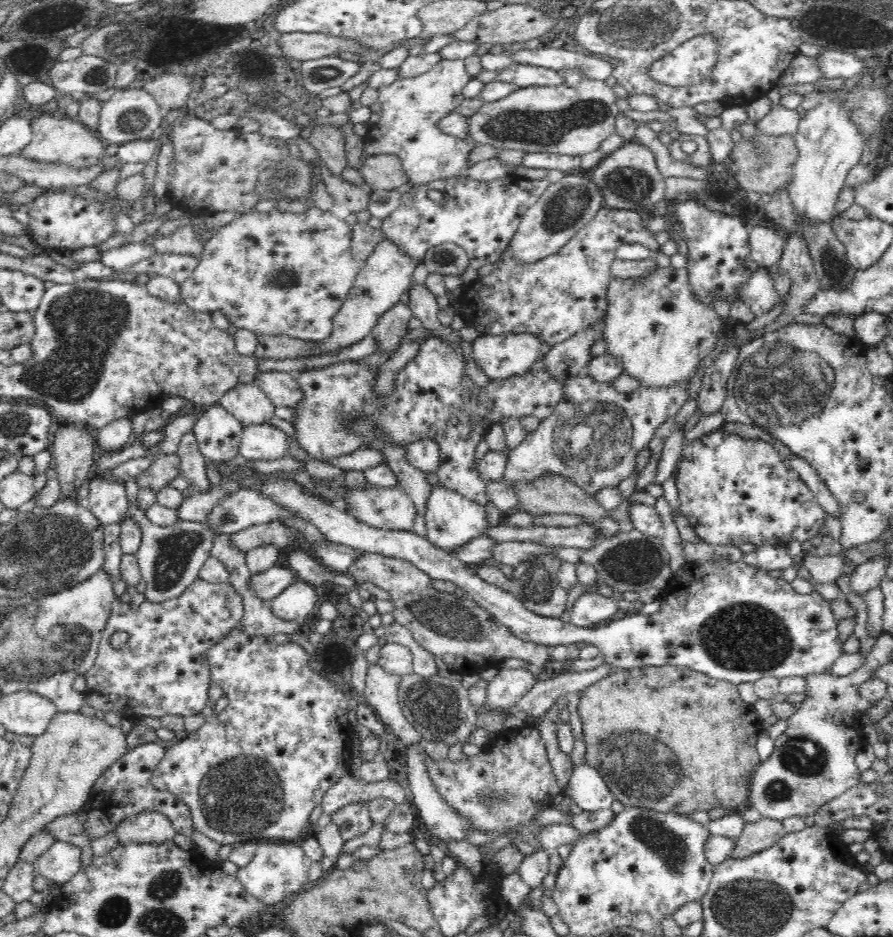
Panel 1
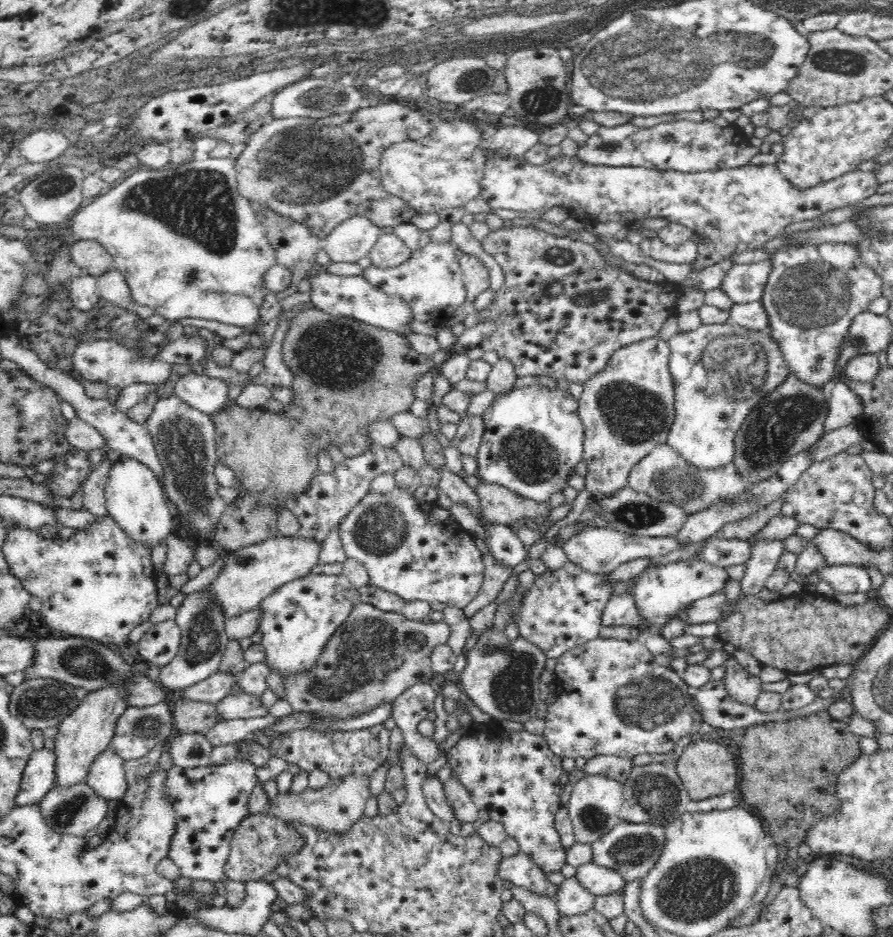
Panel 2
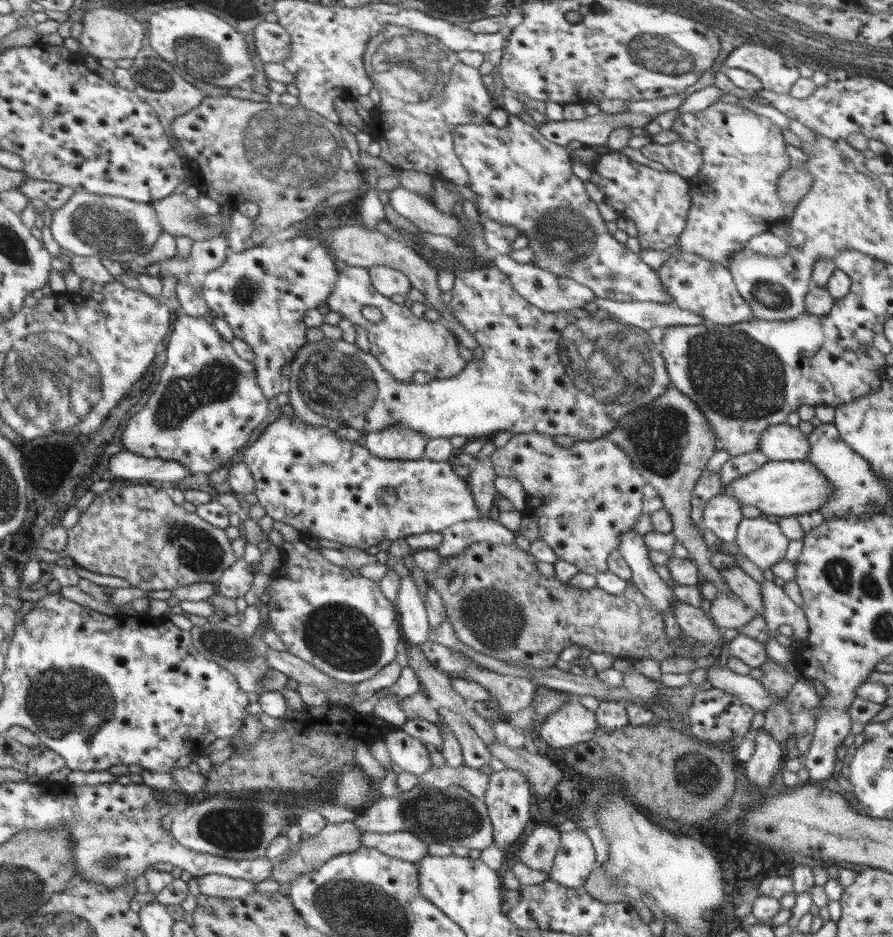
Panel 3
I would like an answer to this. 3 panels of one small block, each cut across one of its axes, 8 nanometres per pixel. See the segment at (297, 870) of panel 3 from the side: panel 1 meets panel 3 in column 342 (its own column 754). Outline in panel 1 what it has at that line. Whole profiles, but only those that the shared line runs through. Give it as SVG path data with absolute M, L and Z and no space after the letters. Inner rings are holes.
M762 817L758 822L746 823L729 858L746 858L763 852L778 843L786 833L781 820Z

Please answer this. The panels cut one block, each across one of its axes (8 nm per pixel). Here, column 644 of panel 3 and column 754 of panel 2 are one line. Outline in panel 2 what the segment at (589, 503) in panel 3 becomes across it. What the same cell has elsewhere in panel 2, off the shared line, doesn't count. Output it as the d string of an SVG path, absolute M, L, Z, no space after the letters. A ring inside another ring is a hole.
M667 443L658 444L650 454L634 465L628 476L628 486L632 490L647 494L656 500L680 506L689 516L710 508L714 501L731 501L741 497L749 491L751 486L759 482L760 480L753 480L738 472L733 462L712 470L698 468L686 462L686 459Z

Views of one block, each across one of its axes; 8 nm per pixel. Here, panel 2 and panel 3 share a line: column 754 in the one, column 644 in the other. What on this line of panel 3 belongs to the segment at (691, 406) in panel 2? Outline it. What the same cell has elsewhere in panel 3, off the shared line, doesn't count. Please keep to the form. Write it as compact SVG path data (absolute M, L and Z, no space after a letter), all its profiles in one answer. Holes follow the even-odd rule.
M459 266L458 269L454 270L454 276L456 278L453 288L450 291L452 301L449 303L452 316L476 339L476 342L482 348L482 352L484 352L482 359L476 360L474 358L468 361L464 370L453 378L434 379L428 382L428 384L414 384L413 382L402 384L398 380L392 380L392 374L382 368L382 364L375 359L372 353L364 352L354 343L348 343L344 339L331 340L327 337L318 342L307 342L295 354L291 364L292 372L290 372L290 378L286 382L289 403L293 408L294 415L301 418L302 422L311 424L312 426L326 426L333 431L336 431L341 426L350 426L350 428L360 430L362 434L378 432L379 430L384 430L387 426L401 424L404 428L419 432L424 436L428 436L430 439L450 439L453 436L465 436L474 439L488 435L491 432L507 430L508 432L512 432L512 434L535 432L551 437L570 435L577 442L581 440L593 441L604 437L608 431L616 428L619 420L624 415L633 413L638 407L643 407L652 399L664 394L664 391L668 390L668 388L674 387L672 381L670 381L660 348L649 340L648 330L638 330L632 326L624 325L619 318L613 317L601 309L590 312L590 310L582 308L574 309L572 312L563 311L560 313L548 313L539 310L537 307L524 301L522 296L518 296L514 292L514 287L508 282L506 274L502 274L496 266L492 266L492 268L478 268L478 270L475 270L475 268L468 270L466 267Z

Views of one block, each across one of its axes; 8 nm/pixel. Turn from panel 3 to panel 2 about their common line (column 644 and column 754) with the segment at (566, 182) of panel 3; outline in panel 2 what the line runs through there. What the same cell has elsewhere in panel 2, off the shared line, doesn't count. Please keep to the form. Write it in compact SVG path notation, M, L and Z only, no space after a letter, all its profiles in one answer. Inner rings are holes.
M772 258L757 264L735 264L721 284L722 291L734 304L761 301L768 276L772 272Z

